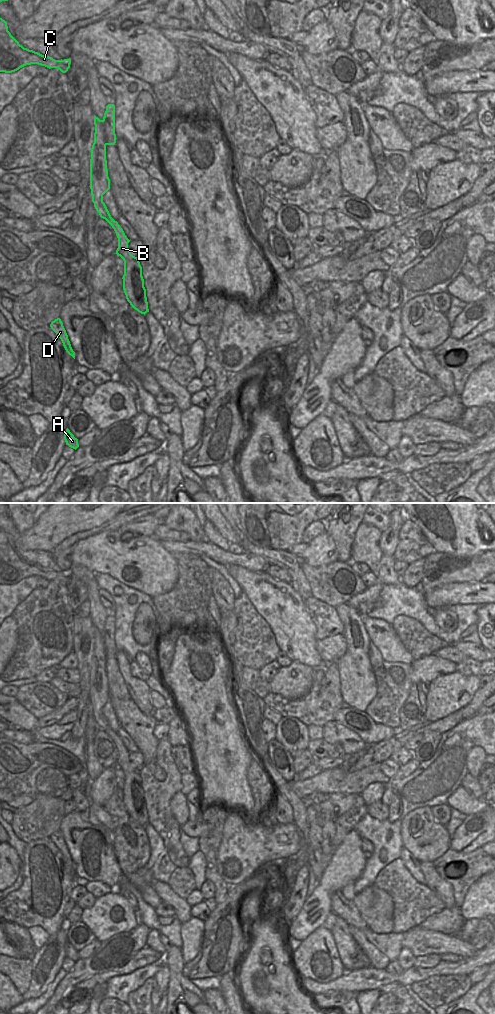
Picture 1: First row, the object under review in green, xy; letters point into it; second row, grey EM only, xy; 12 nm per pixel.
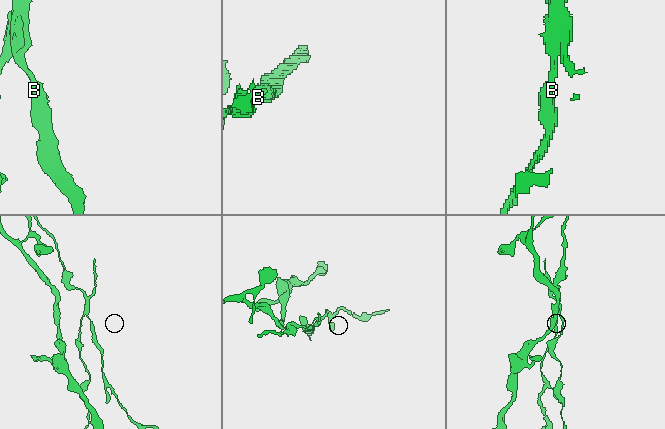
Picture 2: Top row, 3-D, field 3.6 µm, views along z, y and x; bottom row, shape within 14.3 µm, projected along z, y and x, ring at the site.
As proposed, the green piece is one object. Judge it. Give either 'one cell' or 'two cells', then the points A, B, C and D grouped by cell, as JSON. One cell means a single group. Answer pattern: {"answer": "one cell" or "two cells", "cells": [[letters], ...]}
{"answer": "two cells", "cells": [["A", "D"], ["B", "C"]]}

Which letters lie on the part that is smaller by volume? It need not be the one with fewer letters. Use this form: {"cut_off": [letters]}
{"cut_off": ["A", "D"]}

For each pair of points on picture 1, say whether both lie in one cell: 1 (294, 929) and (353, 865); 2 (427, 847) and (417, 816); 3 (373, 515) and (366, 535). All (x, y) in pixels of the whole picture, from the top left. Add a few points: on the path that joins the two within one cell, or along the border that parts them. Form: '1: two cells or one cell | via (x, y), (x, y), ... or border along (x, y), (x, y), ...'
1: one cell | via (306, 912), (320, 900), (322, 893), (336, 879)
2: one cell | via (426, 839), (421, 834), (419, 824)
3: two cells | border along (362, 522), (375, 526), (381, 532)

